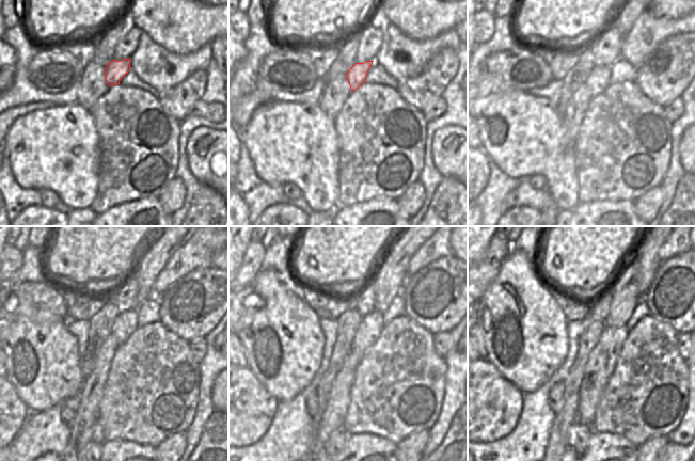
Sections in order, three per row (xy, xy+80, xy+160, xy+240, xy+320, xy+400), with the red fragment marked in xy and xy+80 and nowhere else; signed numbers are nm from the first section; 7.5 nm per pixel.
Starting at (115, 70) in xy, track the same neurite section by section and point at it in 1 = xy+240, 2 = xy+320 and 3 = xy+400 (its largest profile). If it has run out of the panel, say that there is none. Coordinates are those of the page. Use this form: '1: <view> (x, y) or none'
1: xy+240 (125, 323)
2: xy+320 (368, 332)
3: xy+400 (603, 358)

